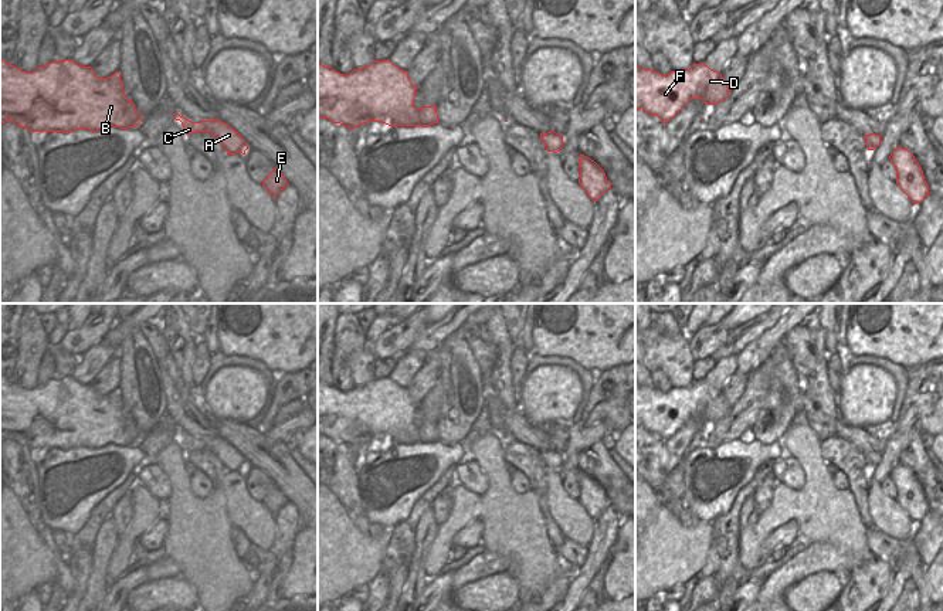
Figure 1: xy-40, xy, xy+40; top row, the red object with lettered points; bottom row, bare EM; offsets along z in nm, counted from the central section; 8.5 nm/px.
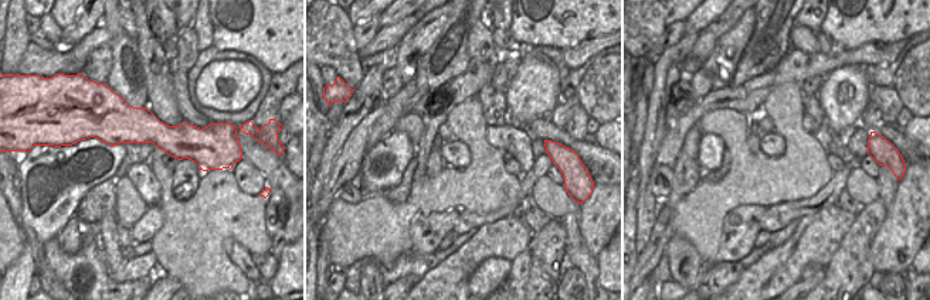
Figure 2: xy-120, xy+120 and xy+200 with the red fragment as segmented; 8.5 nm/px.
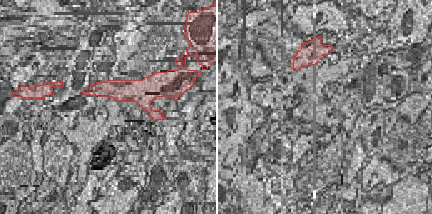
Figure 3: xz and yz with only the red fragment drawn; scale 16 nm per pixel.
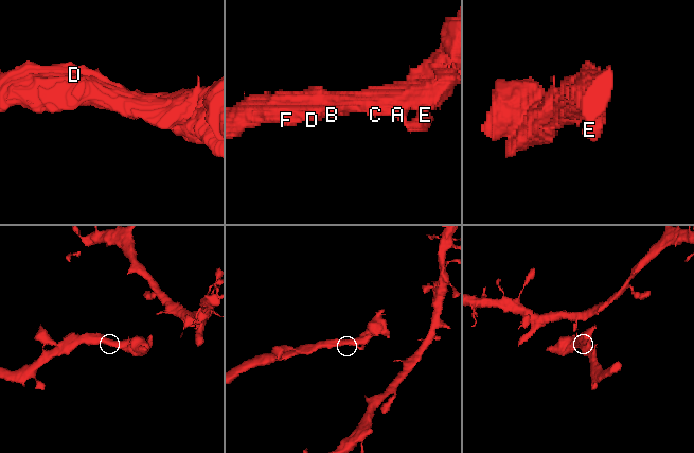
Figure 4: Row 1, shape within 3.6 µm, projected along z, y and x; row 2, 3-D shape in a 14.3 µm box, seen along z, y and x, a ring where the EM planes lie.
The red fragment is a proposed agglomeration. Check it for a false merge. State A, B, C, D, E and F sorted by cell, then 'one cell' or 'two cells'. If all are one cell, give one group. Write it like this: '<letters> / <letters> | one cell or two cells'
A B C D E F | one cell

